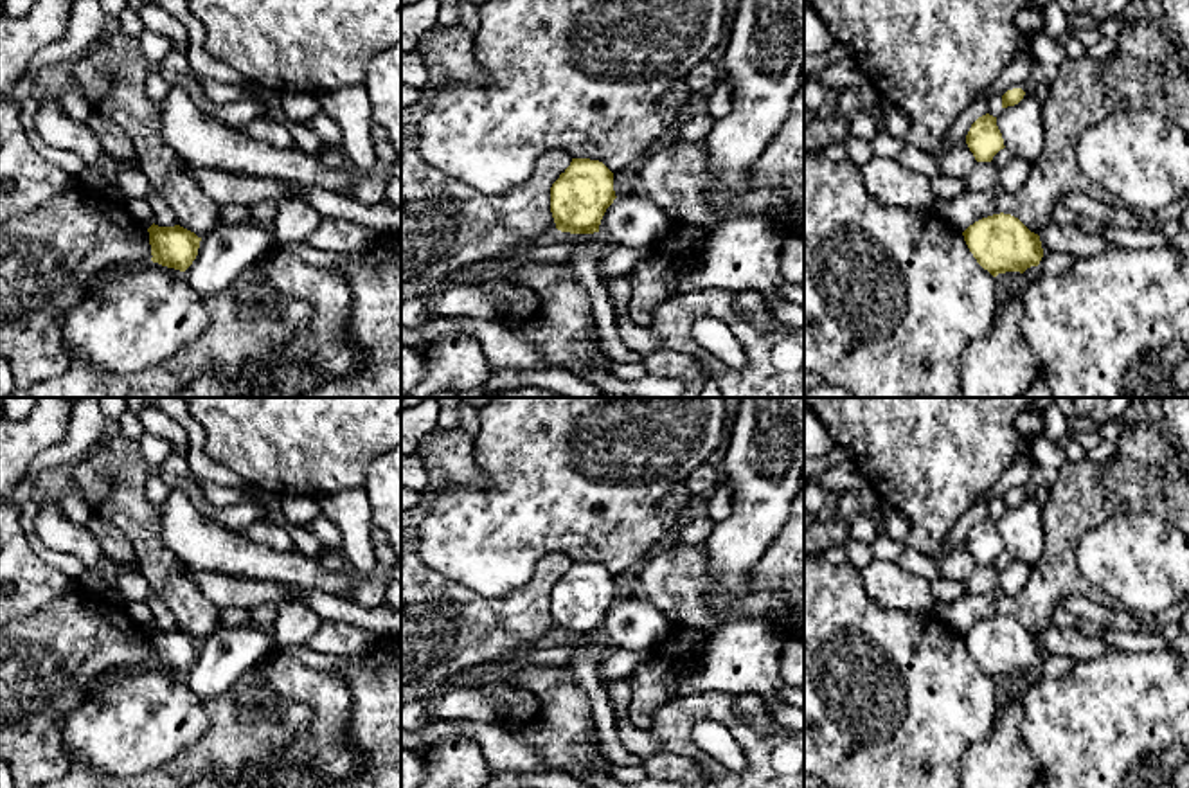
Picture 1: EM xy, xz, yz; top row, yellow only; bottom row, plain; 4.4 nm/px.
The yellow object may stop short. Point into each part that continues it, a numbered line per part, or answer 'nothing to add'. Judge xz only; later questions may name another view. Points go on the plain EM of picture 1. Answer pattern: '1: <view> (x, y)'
nothing to add

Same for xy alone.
nothing to add

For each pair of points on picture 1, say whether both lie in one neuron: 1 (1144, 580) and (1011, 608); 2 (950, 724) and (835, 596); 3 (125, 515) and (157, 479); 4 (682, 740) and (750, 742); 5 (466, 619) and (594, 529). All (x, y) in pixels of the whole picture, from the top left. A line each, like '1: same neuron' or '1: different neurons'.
1: different neurons
2: same neuron
3: different neurons
4: same neuron
5: different neurons

